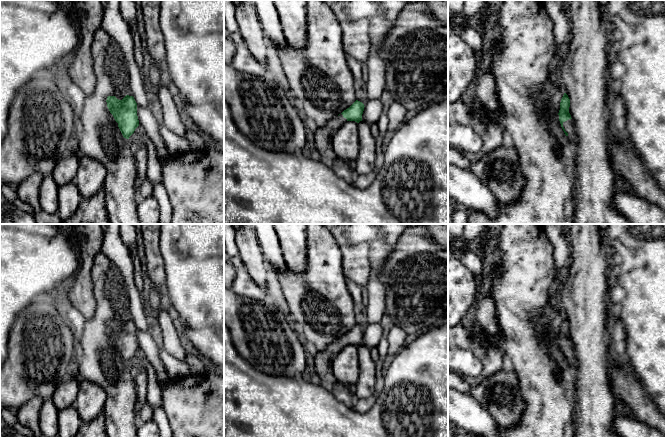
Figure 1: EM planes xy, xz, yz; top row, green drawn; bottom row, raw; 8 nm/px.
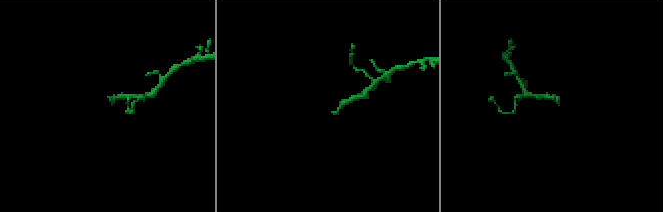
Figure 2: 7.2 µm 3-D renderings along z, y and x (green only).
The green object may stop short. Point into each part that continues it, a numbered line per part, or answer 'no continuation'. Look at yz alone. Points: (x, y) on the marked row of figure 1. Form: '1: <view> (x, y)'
1: yz (568, 125)

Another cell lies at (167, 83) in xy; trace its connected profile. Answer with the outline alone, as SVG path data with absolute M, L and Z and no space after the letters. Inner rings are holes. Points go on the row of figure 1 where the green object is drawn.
M168 77L162 81L162 84L165 87L165 89L169 91L173 98L175 98L177 101L181 101L177 87Z

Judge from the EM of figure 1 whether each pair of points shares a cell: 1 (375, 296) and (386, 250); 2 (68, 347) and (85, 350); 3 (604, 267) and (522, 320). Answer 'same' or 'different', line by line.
1: same
2: different
3: different

